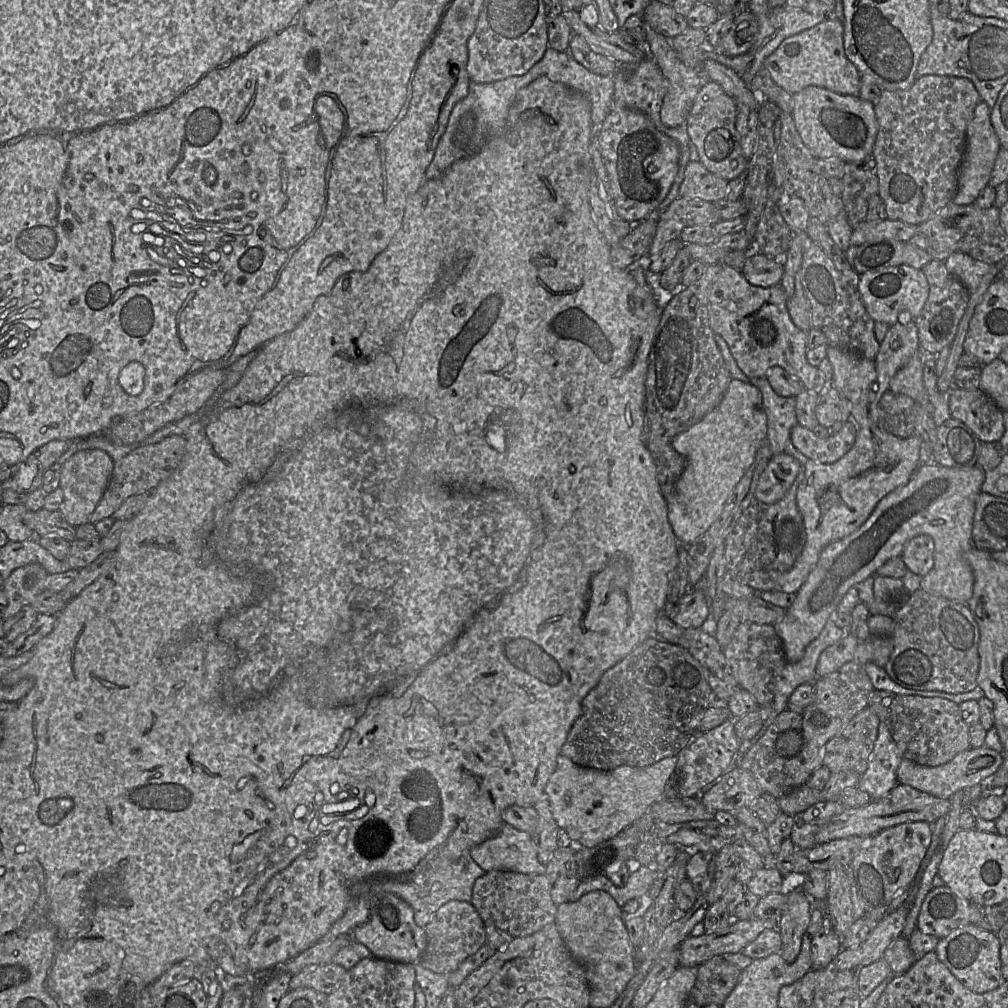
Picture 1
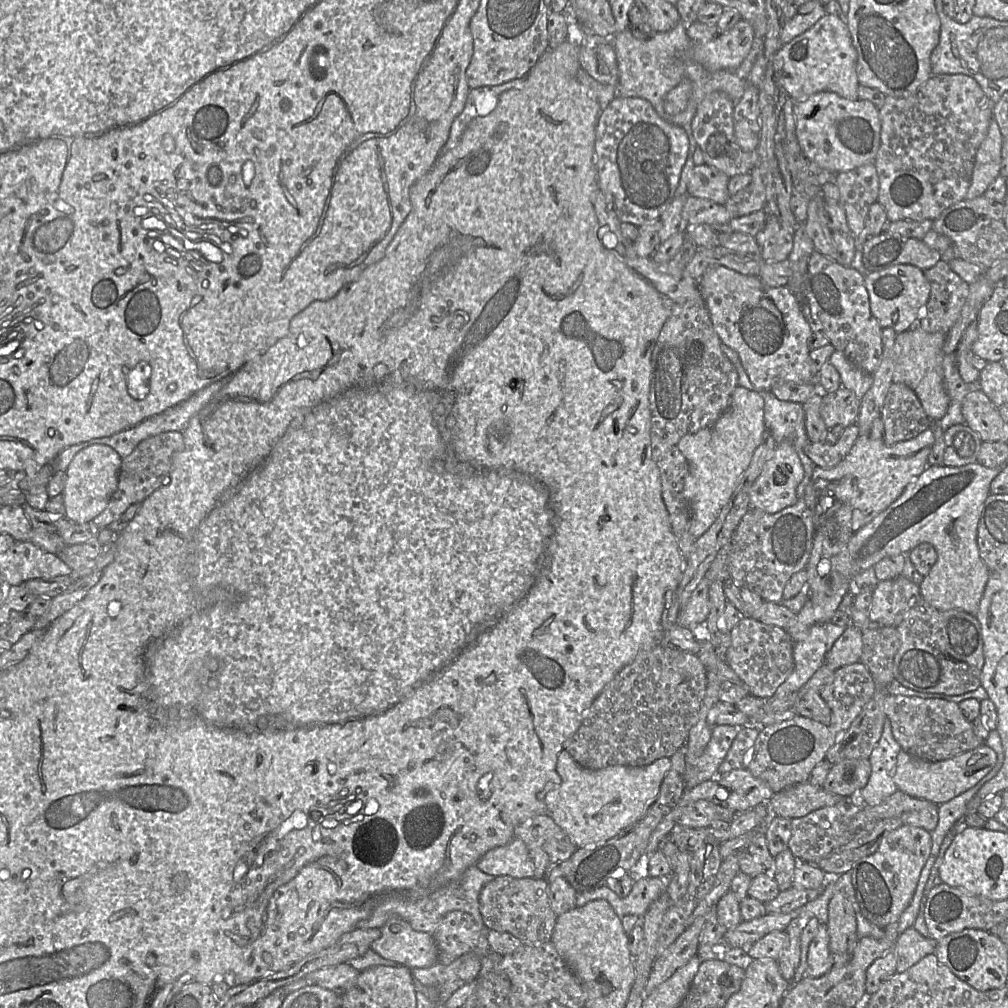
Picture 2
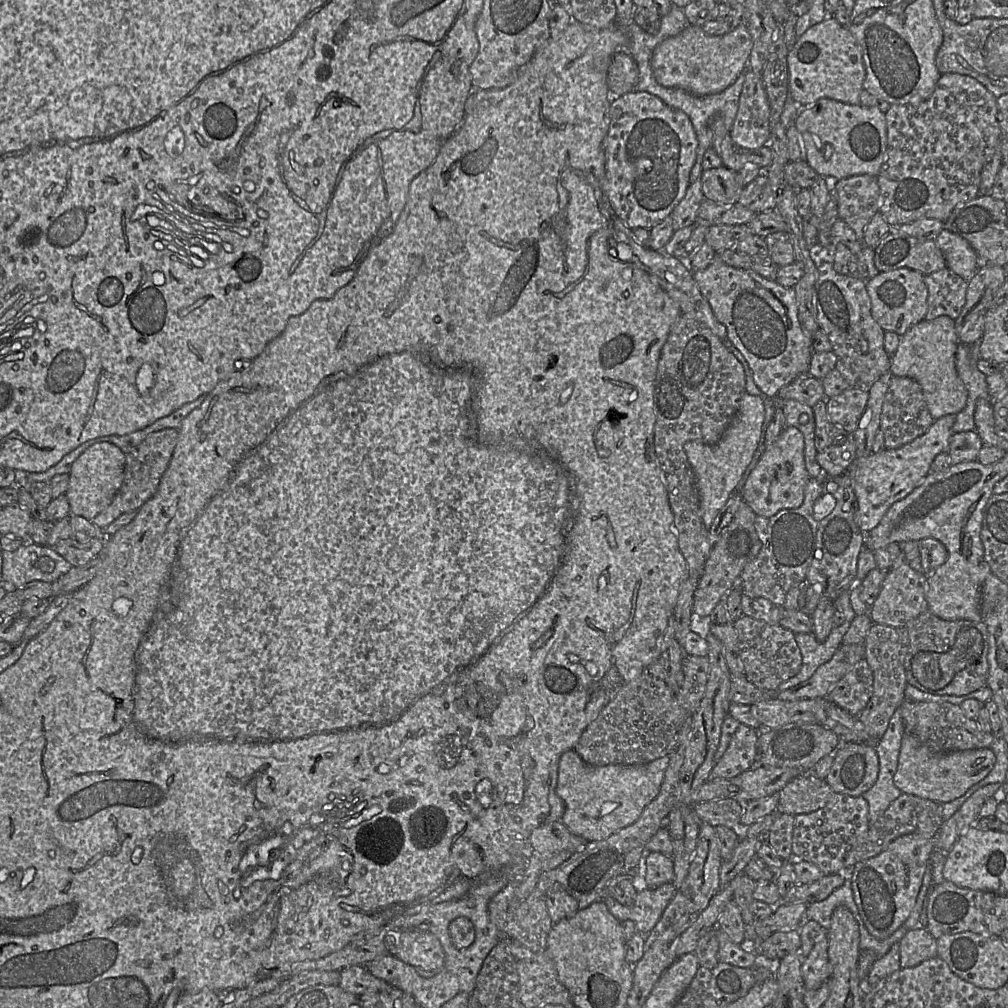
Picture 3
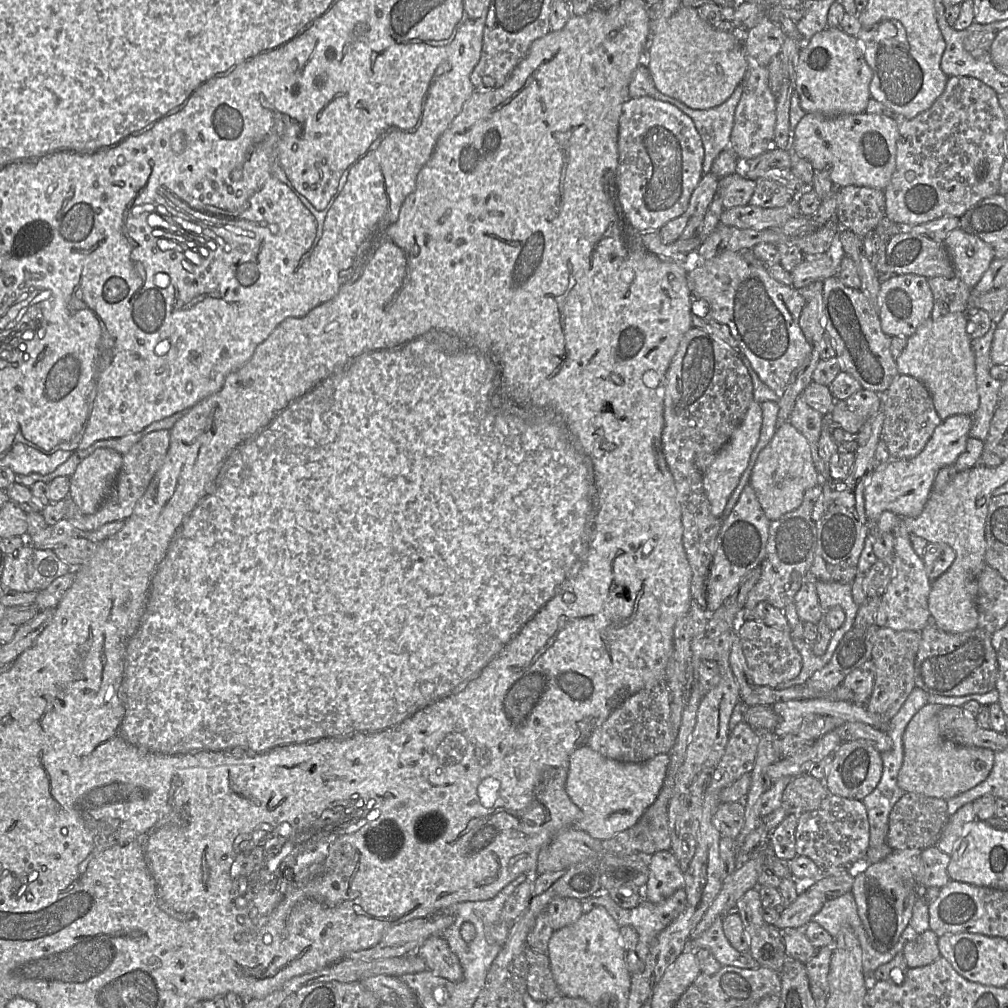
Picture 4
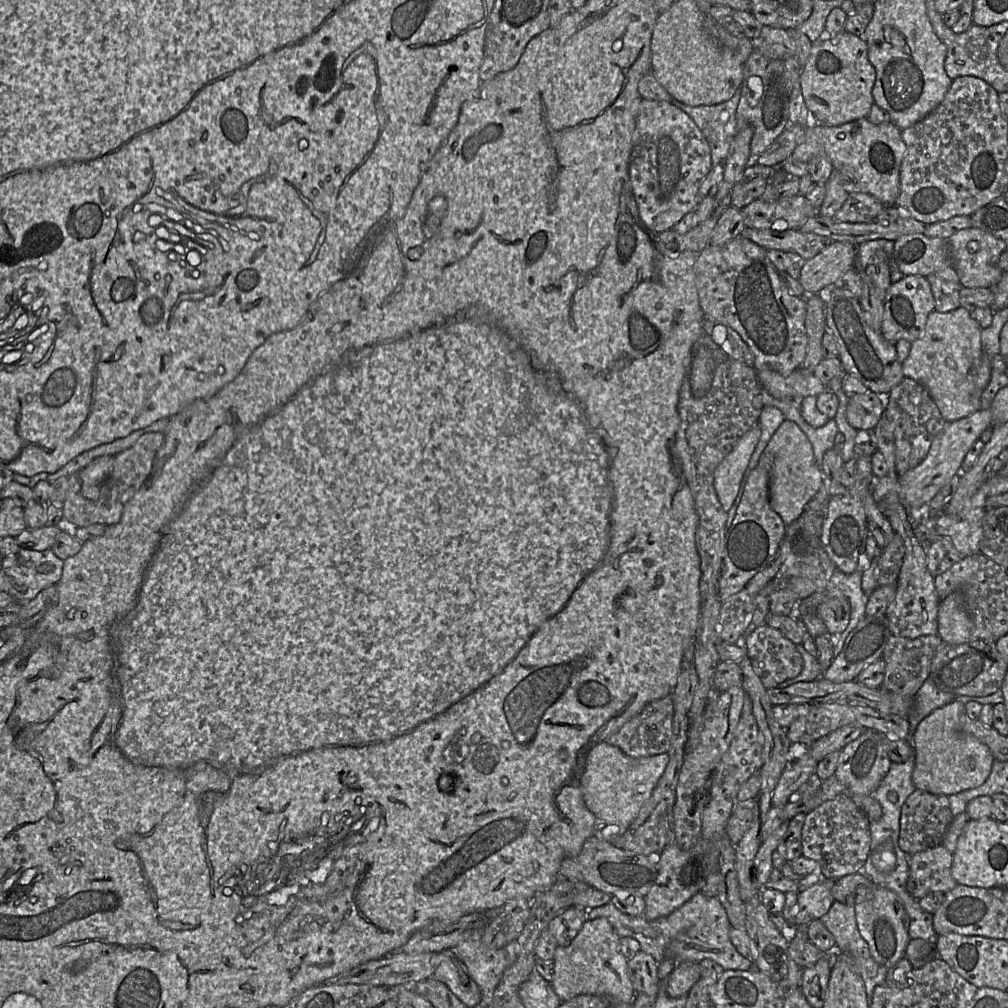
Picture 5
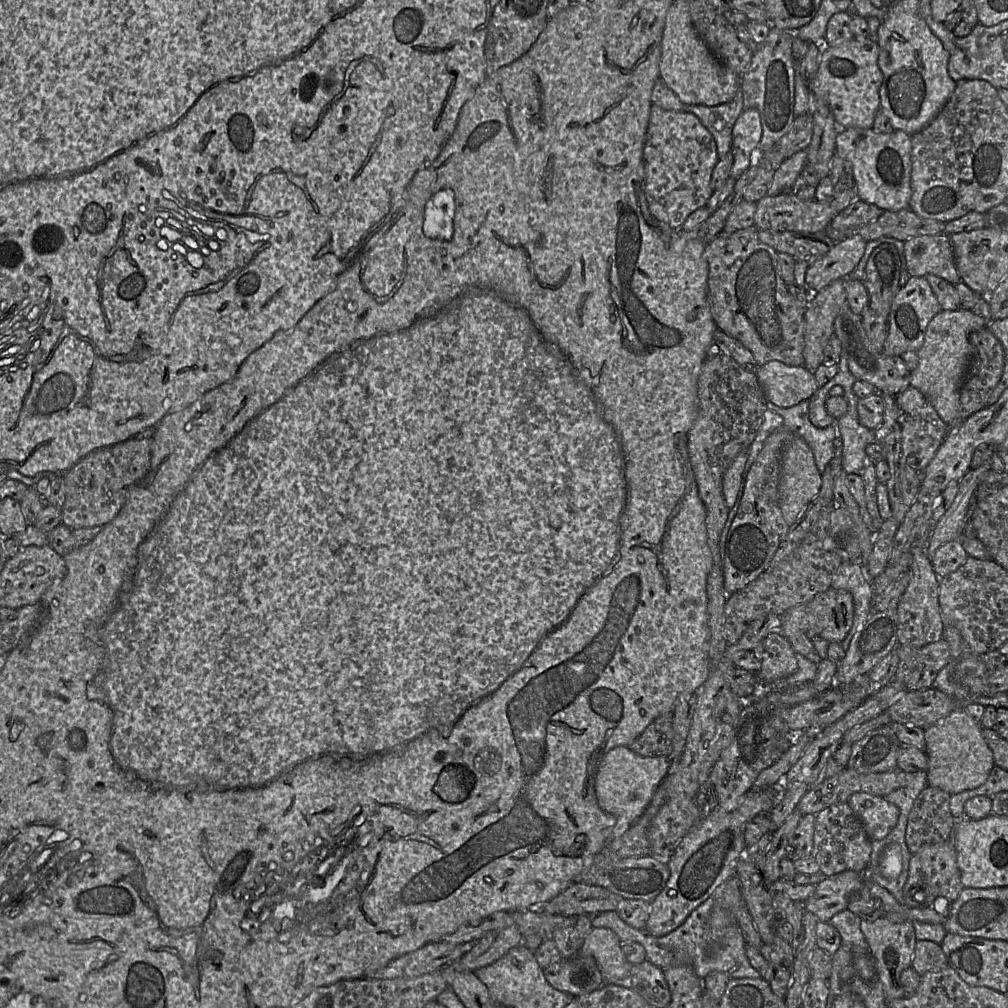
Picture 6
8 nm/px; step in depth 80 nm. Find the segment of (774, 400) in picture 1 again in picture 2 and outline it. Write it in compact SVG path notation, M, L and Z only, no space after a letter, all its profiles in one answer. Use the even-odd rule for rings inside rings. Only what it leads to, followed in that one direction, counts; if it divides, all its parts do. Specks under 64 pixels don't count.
M761 391L764 399L764 423L776 443L790 441L794 446L806 477L812 477L816 464L805 454L804 447L810 442L805 429L803 405L778 399L772 391Z

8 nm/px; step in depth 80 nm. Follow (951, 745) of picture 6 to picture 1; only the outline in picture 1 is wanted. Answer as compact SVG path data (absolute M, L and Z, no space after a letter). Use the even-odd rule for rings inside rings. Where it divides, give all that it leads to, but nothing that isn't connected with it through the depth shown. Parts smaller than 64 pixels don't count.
M981 746L958 753L950 761L930 767L902 758L896 776L900 784L909 785L942 799L949 799L955 792L979 784L983 779L994 774L1003 762L1003 755L996 750Z

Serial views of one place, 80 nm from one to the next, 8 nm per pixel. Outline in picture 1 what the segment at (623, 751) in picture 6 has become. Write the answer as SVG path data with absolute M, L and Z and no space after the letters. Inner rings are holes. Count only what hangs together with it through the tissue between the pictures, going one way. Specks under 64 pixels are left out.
M559 754L556 769L545 786L543 798L547 798L555 822L573 844L577 847L594 846L615 837L645 814L654 802L659 801L666 783L674 774L676 762L676 756L667 756L645 767L621 765L611 770L595 770L580 767Z

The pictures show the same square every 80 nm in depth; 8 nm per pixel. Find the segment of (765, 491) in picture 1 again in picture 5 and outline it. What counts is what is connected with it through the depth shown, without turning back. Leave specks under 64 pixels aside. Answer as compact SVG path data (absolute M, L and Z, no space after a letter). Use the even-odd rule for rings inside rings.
M785 419L762 454L771 459L770 506L779 514L784 524L789 525L803 513L807 503L822 486L822 472L816 463L812 444L795 422Z

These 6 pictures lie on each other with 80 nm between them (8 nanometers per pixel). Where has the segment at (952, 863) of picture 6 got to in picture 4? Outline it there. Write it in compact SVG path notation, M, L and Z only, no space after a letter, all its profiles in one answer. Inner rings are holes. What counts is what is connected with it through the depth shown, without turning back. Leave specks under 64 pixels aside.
M936 846L922 850L921 868L916 877L918 887L923 889L944 887L950 881L947 873L949 862L950 855Z

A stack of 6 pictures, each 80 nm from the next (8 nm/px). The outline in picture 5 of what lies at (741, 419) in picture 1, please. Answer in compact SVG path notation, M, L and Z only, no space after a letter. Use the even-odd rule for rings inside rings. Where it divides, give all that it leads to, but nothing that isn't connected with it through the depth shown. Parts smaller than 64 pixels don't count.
M759 423L746 432L714 472L714 488L727 512L738 494L743 474L761 436Z

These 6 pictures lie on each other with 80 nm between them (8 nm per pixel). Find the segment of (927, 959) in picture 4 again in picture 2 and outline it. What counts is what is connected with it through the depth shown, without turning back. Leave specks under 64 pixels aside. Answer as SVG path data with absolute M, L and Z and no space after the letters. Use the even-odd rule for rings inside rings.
M914 927L906 929L895 942L897 954L896 972L905 972L926 955L934 954L936 942L932 938L921 935Z

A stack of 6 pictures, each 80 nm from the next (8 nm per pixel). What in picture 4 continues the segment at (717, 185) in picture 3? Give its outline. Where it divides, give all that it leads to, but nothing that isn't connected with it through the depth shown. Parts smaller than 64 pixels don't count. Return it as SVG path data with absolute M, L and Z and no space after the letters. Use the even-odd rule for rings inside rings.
M733 173L718 179L716 194L721 198L724 209L729 209L747 205L755 187L755 181Z

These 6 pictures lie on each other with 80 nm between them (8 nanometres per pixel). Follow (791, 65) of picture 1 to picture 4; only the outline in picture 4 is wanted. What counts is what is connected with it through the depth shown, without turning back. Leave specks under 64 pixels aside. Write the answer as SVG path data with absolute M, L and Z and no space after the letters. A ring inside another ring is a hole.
M827 27L816 33L806 45L801 45L795 90L799 95L800 105L806 113L819 113L826 117L860 114L865 112L871 98L869 86L872 76L872 69L865 60L863 42L847 34L840 27Z

